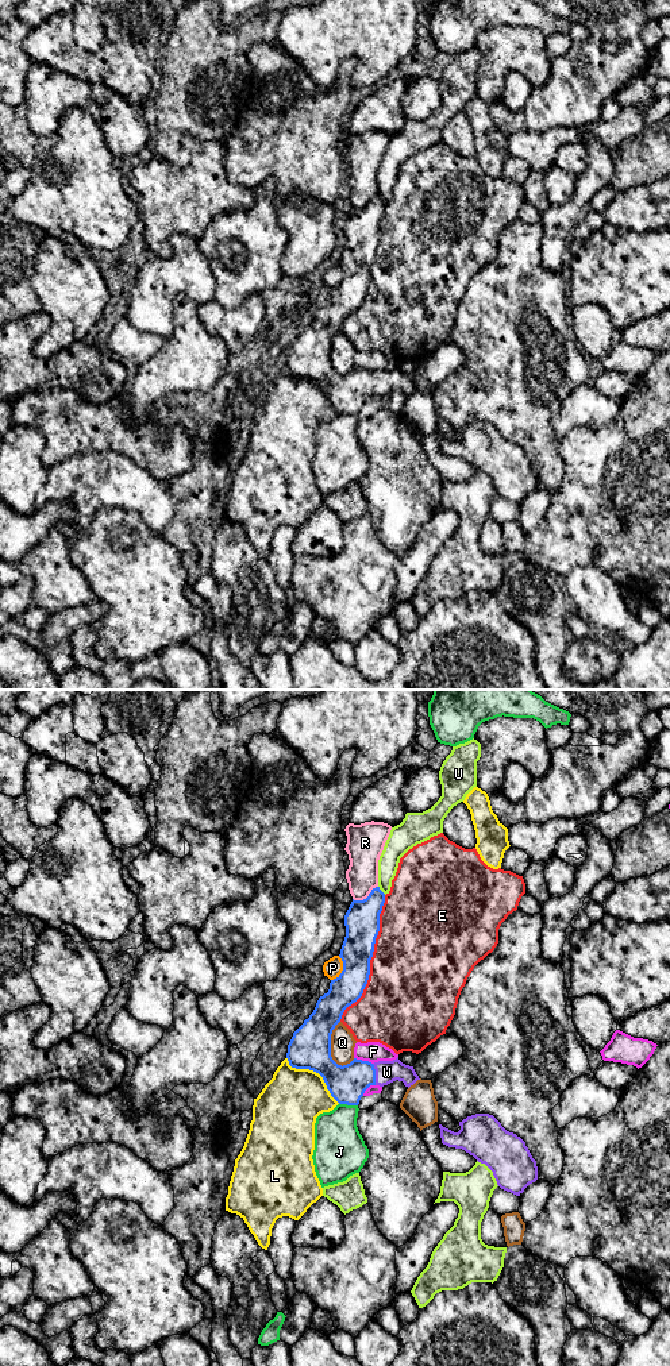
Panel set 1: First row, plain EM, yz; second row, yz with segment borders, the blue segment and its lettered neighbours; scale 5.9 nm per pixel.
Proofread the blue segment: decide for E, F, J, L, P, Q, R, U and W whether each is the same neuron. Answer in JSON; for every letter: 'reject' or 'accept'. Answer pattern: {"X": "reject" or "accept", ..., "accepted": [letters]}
{"E": "reject", "F": "reject", "J": "reject", "L": "reject", "P": "reject", "Q": "reject", "R": "reject", "U": "reject", "W": "accept", "accepted": ["W"]}

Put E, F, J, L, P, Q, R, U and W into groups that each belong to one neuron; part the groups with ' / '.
E / F / J / L / P / Q / R / U / W

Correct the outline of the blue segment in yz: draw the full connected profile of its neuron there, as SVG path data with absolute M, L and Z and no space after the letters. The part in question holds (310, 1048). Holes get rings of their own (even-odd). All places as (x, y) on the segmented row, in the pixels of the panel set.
M380 887L363 900L353 899L344 915L346 937L339 954L343 971L331 980L328 992L319 998L313 1012L288 1045L289 1065L319 1073L339 1104L358 1105L370 1085L384 1087L398 1080L409 1088L420 1080L413 1066L403 1064L398 1057L374 1064L354 1058L343 1066L331 1057L332 1030L367 984L384 903L385 894Z

